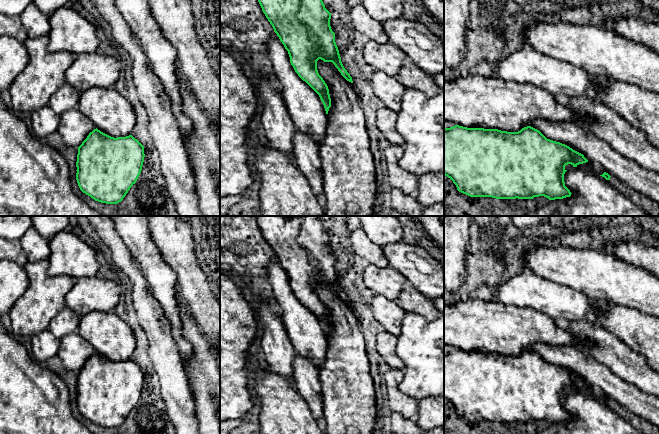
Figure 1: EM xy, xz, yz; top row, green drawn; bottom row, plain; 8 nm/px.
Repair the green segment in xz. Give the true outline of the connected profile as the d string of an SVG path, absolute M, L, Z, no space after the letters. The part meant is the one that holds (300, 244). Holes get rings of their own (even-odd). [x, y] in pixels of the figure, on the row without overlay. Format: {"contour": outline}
{"contour": "M256 216L263 237L272 249L274 258L266 268L266 277L272 286L274 301L282 308L282 322L297 355L309 359L319 369L326 358L327 338L331 331L329 313L317 294L317 285L332 286L341 299L353 307L352 301L344 292L335 257L330 250L331 237L319 219L319 216Z"}

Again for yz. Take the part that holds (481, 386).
{"contour": "M537 343L532 345L530 350L524 351L518 356L507 356L498 353L467 352L459 349L455 349L450 352L444 352L444 399L453 405L459 416L470 421L492 421L496 423L533 423L534 421L544 420L549 424L570 421L572 417L565 410L564 406L564 398L567 395L565 393L565 390L571 388L573 391L577 391L579 388L583 388L586 386L600 388L604 394L604 397L600 400L604 401L606 404L610 404L611 400L616 400L621 405L626 407L628 411L646 419L647 421L659 427L659 397L648 394L638 387L634 386L633 384L622 380L621 378L613 374L608 367L595 360L593 357L586 355L580 347L571 345L549 345Z"}

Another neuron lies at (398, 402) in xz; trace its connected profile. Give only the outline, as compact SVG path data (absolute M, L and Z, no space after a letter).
M390 369L384 374L389 408L392 412L399 412L408 419L415 419L418 414L418 400L399 390L403 378L404 372L397 369Z

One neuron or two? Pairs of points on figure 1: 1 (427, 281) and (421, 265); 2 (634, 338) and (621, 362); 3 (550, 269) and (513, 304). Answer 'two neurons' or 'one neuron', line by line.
1: one neuron
2: two neurons
3: two neurons

